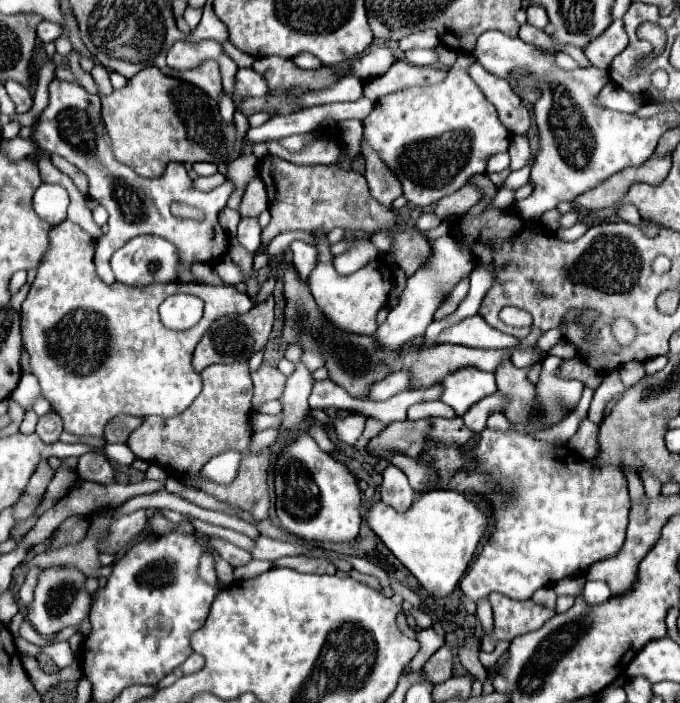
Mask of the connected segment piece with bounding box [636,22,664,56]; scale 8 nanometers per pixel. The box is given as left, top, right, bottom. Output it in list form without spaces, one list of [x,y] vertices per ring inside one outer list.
[[[643,23],[637,29],[639,39],[648,40],[653,47],[653,55],[660,54],[664,49],[664,30],[658,25],[652,23]]]

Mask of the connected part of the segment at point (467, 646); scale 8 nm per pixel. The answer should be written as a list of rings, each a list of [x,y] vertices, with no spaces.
[[[470,635],[464,639],[464,645],[458,649],[458,659],[468,669],[468,673],[472,673],[475,679],[482,679],[484,683],[488,676],[488,670],[482,667],[482,663],[478,661],[478,653],[480,653],[480,639]]]

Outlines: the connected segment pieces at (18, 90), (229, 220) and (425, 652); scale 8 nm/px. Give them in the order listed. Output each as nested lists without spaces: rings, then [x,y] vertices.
[[[8,81],[4,87],[6,87],[10,99],[14,101],[18,113],[30,111],[30,107],[32,107],[32,95],[30,95],[30,91],[28,91],[26,87],[22,87],[22,85],[16,83],[16,81]]]
[[[226,207],[226,209],[220,213],[220,225],[228,231],[230,237],[236,233],[238,223],[240,223],[240,213],[238,213],[238,211],[232,211],[232,209]]]
[[[432,627],[418,631],[418,641],[420,641],[422,647],[420,647],[418,655],[410,661],[410,671],[420,671],[422,665],[430,659],[430,655],[444,645],[444,639]]]

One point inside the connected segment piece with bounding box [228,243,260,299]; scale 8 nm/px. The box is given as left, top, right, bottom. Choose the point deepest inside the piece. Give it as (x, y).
(243, 259)

